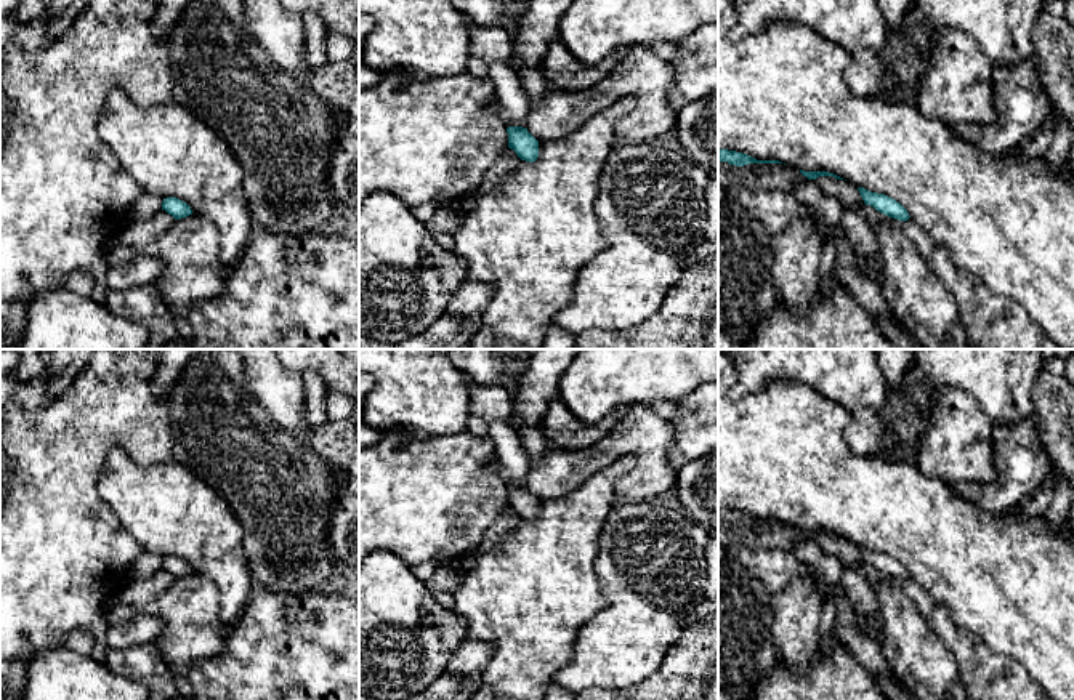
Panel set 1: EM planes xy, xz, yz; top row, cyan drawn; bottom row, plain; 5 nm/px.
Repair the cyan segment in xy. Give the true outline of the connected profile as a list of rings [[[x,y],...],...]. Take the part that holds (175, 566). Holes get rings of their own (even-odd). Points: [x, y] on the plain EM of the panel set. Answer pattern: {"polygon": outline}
{"polygon": [[[176,556],[164,557],[162,569],[165,569],[175,578],[181,578],[181,577],[192,573],[191,565],[186,561],[176,557]]]}

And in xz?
{"polygon": [[[508,485],[508,506],[516,511],[521,519],[535,521],[539,516],[539,500],[523,485]]]}

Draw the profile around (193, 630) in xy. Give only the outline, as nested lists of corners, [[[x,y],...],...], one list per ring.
[[[202,573],[176,578],[157,599],[133,607],[114,599],[106,609],[109,625],[138,615],[154,615],[164,622],[164,631],[154,641],[160,657],[173,673],[188,674],[196,660],[215,658],[226,646],[229,626],[220,617],[220,591]]]

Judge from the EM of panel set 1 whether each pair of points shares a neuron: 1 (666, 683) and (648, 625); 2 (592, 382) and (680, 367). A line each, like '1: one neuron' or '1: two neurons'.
1: two neurons
2: one neuron

